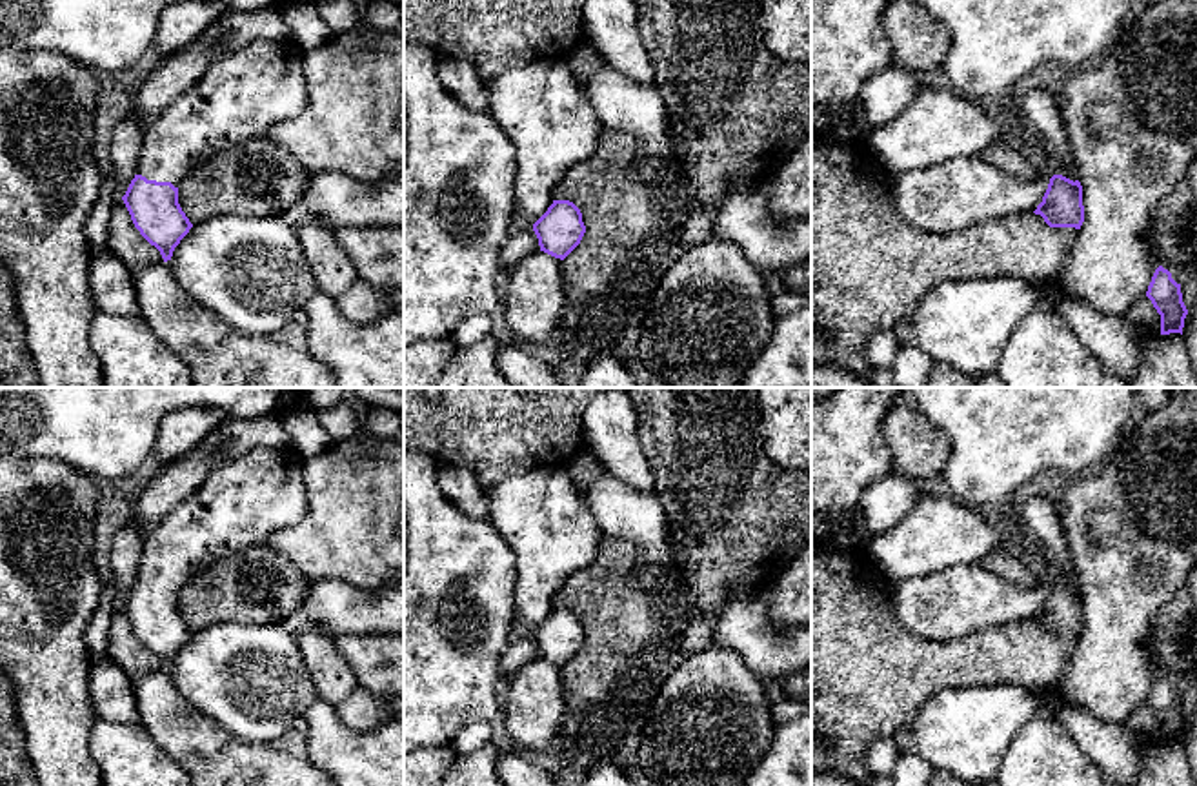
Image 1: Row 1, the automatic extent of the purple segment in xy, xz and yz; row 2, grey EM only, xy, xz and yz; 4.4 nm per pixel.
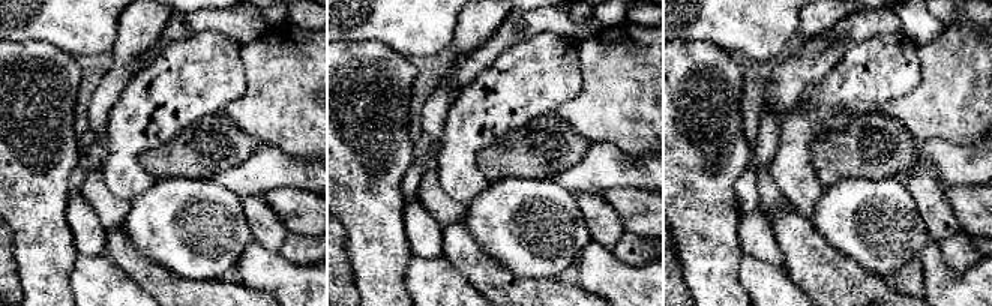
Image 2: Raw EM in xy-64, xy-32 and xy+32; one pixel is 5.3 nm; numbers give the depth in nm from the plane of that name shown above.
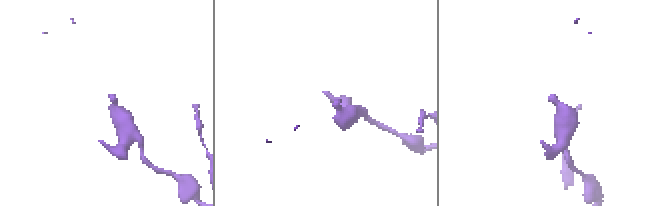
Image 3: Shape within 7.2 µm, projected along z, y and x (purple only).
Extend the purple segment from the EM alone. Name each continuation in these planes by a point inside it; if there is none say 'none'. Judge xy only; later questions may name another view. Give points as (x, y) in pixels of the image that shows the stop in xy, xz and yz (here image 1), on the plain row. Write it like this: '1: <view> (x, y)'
1: xy (242, 503)

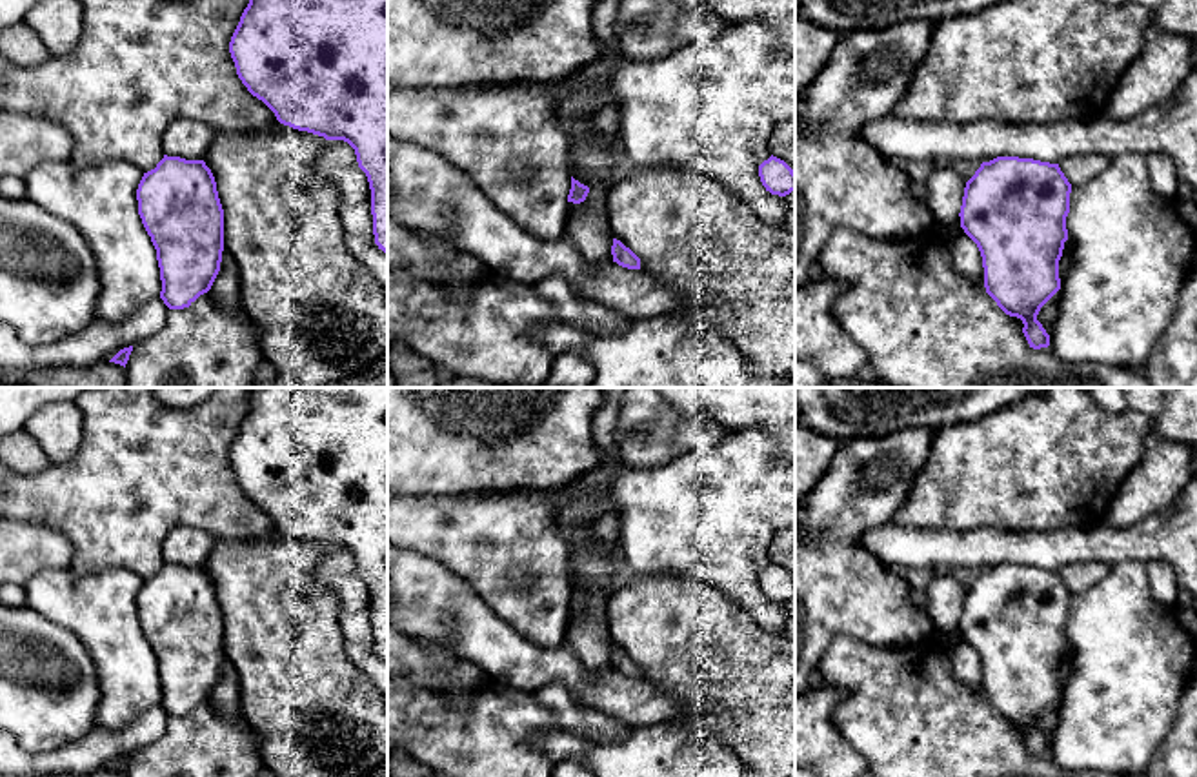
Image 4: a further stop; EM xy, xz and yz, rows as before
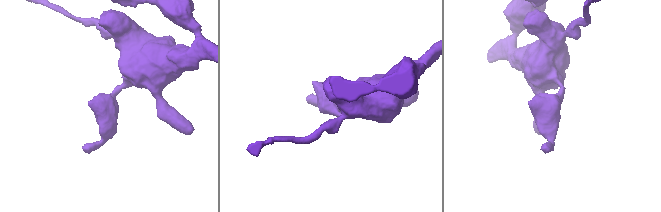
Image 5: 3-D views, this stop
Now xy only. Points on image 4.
none

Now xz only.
none

